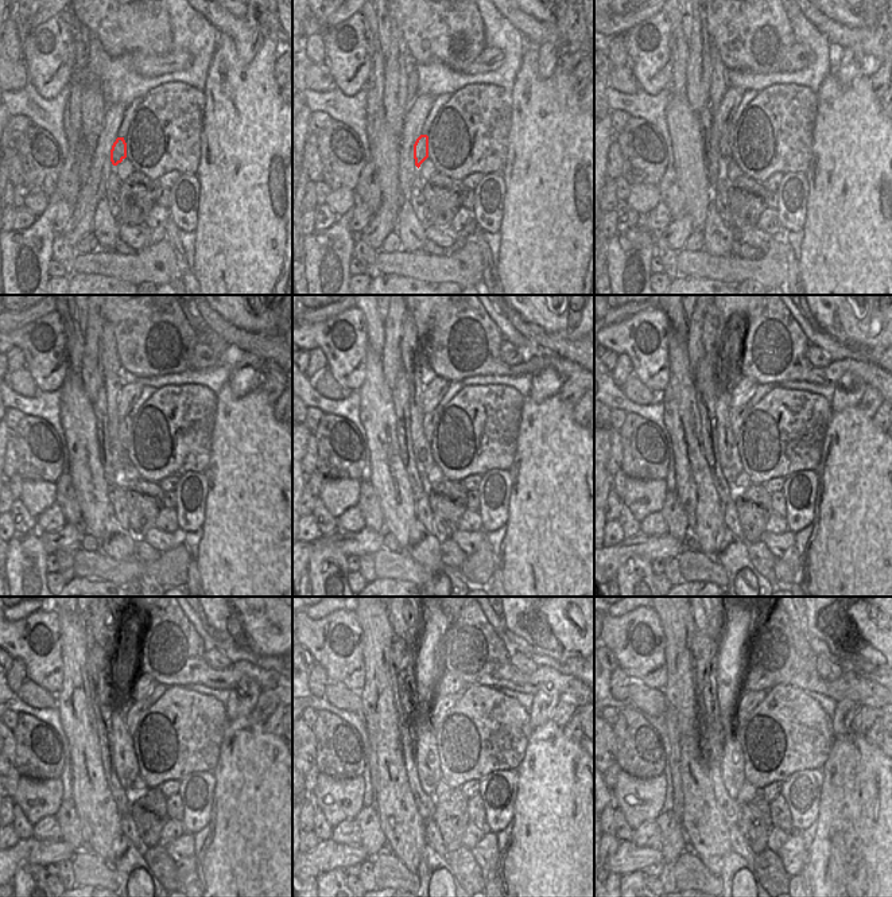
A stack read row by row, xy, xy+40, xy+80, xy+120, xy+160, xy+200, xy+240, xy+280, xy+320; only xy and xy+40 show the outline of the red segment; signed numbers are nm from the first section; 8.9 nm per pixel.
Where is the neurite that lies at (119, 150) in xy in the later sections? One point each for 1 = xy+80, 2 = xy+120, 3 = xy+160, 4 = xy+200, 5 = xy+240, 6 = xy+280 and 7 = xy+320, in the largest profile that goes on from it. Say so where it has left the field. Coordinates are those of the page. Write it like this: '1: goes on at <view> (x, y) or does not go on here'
1: goes on at xy+80 (726, 138)
2: goes on at xy+120 (124, 426)
3: goes on at xy+160 (430, 419)
4: goes on at xy+200 (737, 415)
5: goes on at xy+240 (134, 710)
6: goes on at xy+280 (441, 706)
7: goes on at xy+320 (748, 701)

